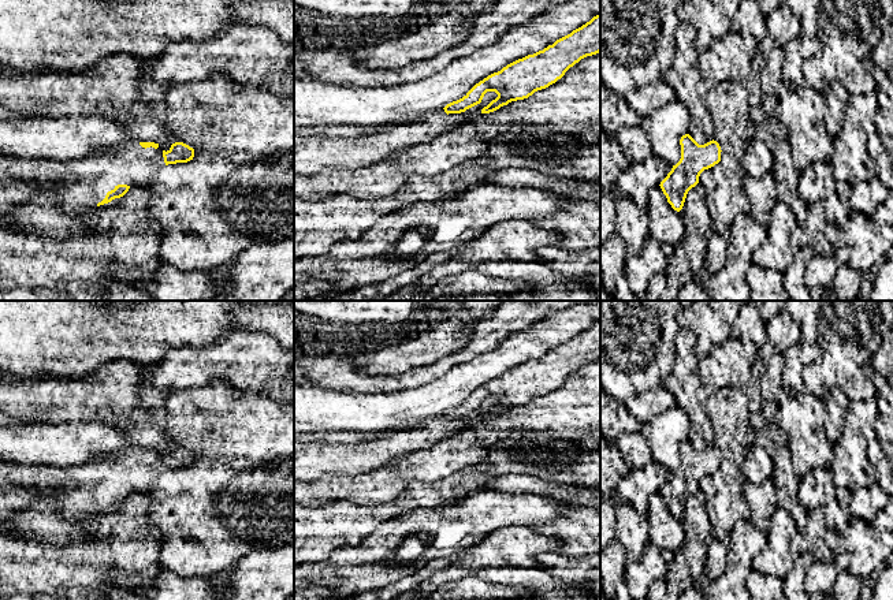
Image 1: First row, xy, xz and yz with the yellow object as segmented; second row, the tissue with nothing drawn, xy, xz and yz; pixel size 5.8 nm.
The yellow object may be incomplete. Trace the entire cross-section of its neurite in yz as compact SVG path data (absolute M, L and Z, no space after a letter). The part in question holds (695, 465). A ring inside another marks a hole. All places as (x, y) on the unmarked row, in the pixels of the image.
M689 440L680 446L681 465L661 488L661 495L671 514L680 518L688 497L699 489L699 482L721 467L721 452L717 447L699 451Z

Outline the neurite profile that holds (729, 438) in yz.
M738 387L714 390L706 402L706 413L711 420L717 447L721 452L721 467L704 476L699 482L699 491L704 497L704 508L711 526L711 544L704 562L706 582L717 579L729 563L730 532L741 519L751 519L749 506L743 495L744 474L740 465L747 454L749 443L755 439L749 418L748 395Z

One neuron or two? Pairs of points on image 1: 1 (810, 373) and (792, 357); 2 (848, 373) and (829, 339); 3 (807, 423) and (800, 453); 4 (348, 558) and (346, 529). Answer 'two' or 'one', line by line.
1: two
2: one
3: one
4: two

